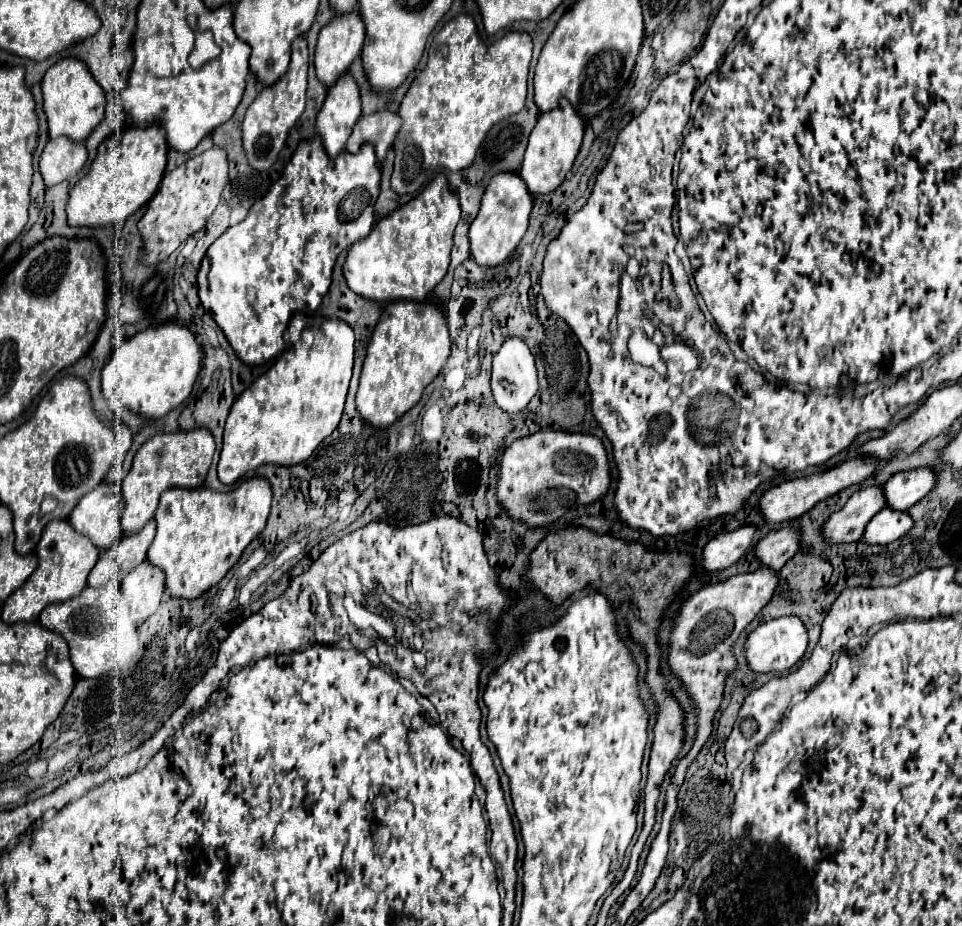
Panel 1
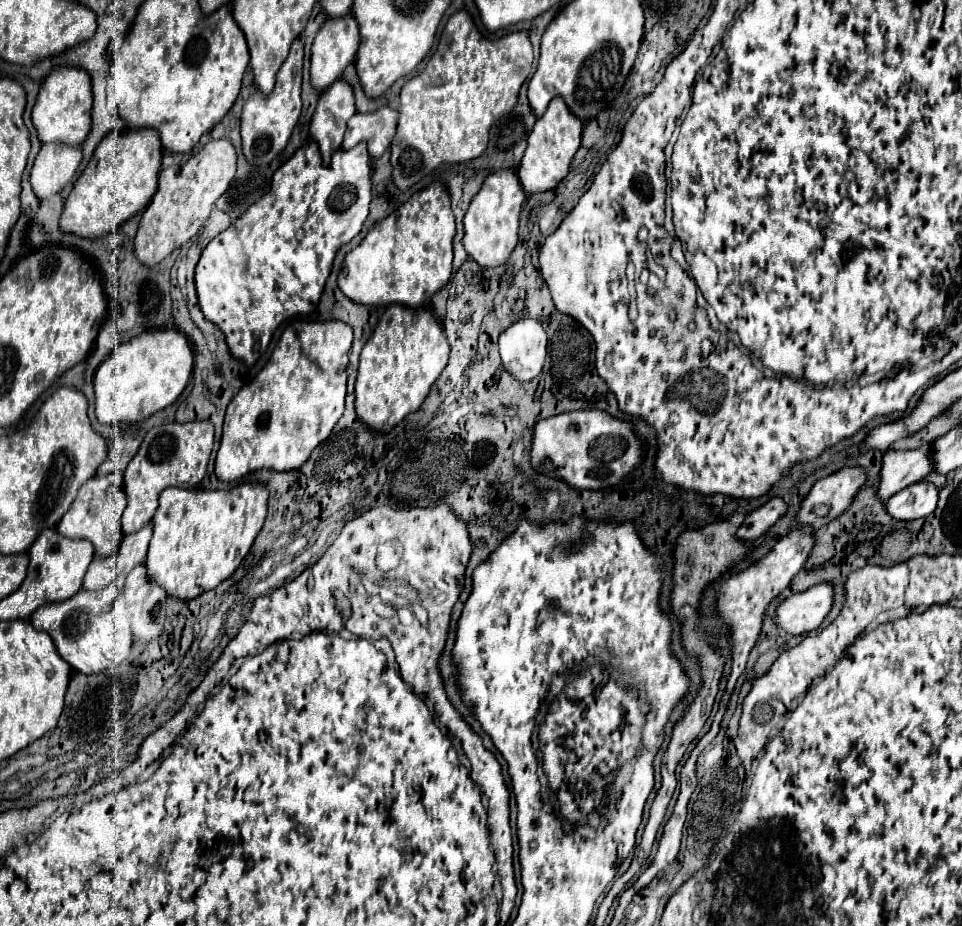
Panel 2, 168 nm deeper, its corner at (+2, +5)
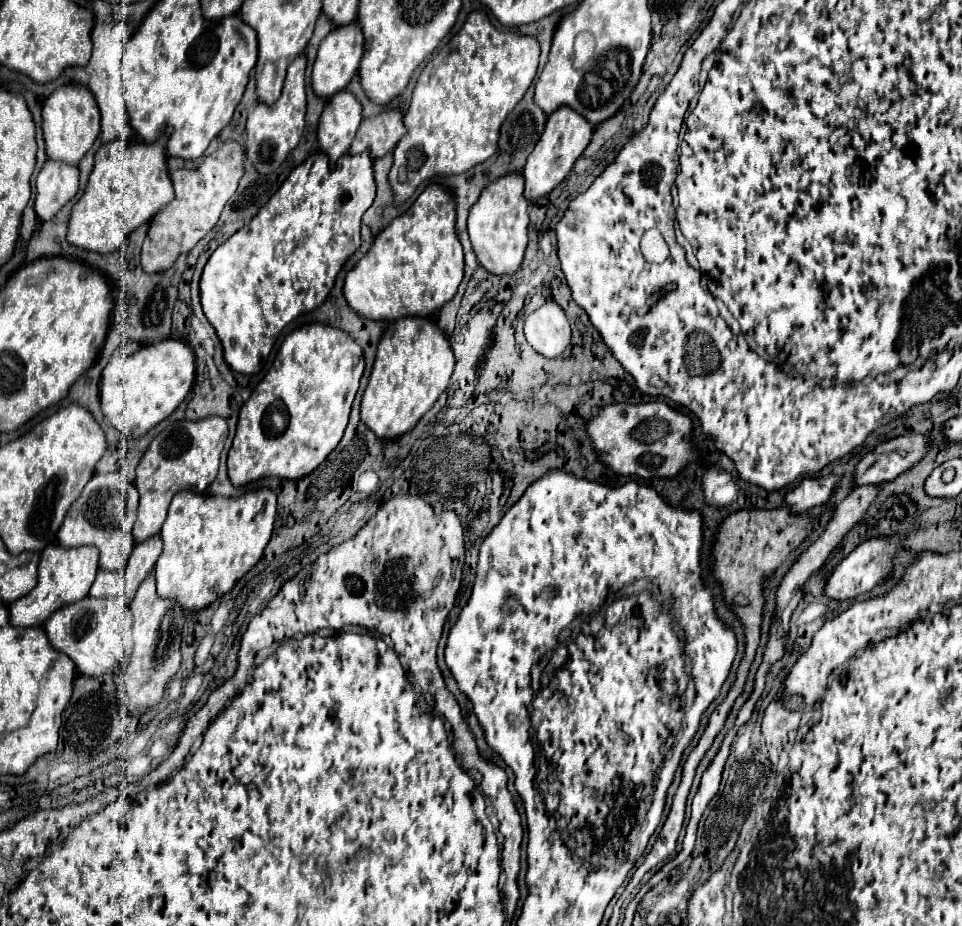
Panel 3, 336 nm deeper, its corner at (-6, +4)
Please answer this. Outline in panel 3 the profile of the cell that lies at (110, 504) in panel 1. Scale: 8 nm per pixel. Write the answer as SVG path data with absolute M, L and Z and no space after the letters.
M120 471L114 473L94 473L86 483L80 497L72 503L66 519L58 531L58 545L72 549L80 545L94 545L100 551L100 569L120 571L128 563L134 549L132 527L138 511L138 491L134 483L128 483Z

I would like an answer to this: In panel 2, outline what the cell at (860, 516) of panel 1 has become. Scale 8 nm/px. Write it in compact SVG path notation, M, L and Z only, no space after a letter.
M928 446L920 450L904 450L904 452L886 452L882 458L880 478L876 490L876 498L880 502L892 498L900 490L922 482L930 474L930 458Z

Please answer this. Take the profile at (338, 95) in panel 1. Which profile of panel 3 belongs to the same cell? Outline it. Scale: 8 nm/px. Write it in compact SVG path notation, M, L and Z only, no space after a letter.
M340 91L328 99L318 123L318 145L330 163L348 153L360 121L362 105L350 91Z

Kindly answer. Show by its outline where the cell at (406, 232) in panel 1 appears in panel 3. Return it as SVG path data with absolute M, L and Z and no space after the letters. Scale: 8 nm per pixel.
M434 183L434 185L428 185L428 187L418 195L418 199L412 203L412 207L410 207L406 213L402 213L400 217L396 217L396 219L374 239L372 249L356 263L356 267L354 267L352 271L348 271L346 281L344 281L344 297L346 297L348 305L350 305L350 309L352 309L354 313L362 315L364 319L374 319L374 321L394 321L394 319L400 319L400 317L430 317L430 315L434 315L436 311L440 311L442 305L446 305L448 301L454 299L456 289L458 289L458 285L460 285L460 281L462 281L462 277L464 277L464 253L462 253L462 245L460 245L458 237L456 237L454 223L456 223L456 205L452 205L452 197L450 197L440 185L436 185L436 183Z

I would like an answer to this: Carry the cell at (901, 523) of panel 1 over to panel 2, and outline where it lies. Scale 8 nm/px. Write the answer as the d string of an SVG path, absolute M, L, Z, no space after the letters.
M912 484L892 496L884 506L886 512L900 522L912 522L918 518L926 518L934 512L938 502L938 492L932 484Z

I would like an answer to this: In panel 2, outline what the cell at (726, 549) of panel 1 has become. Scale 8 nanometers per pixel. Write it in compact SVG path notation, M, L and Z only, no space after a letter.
M770 498L764 506L760 506L758 510L750 512L744 518L736 536L742 542L752 542L752 540L760 538L784 512L786 512L786 502L782 498Z

